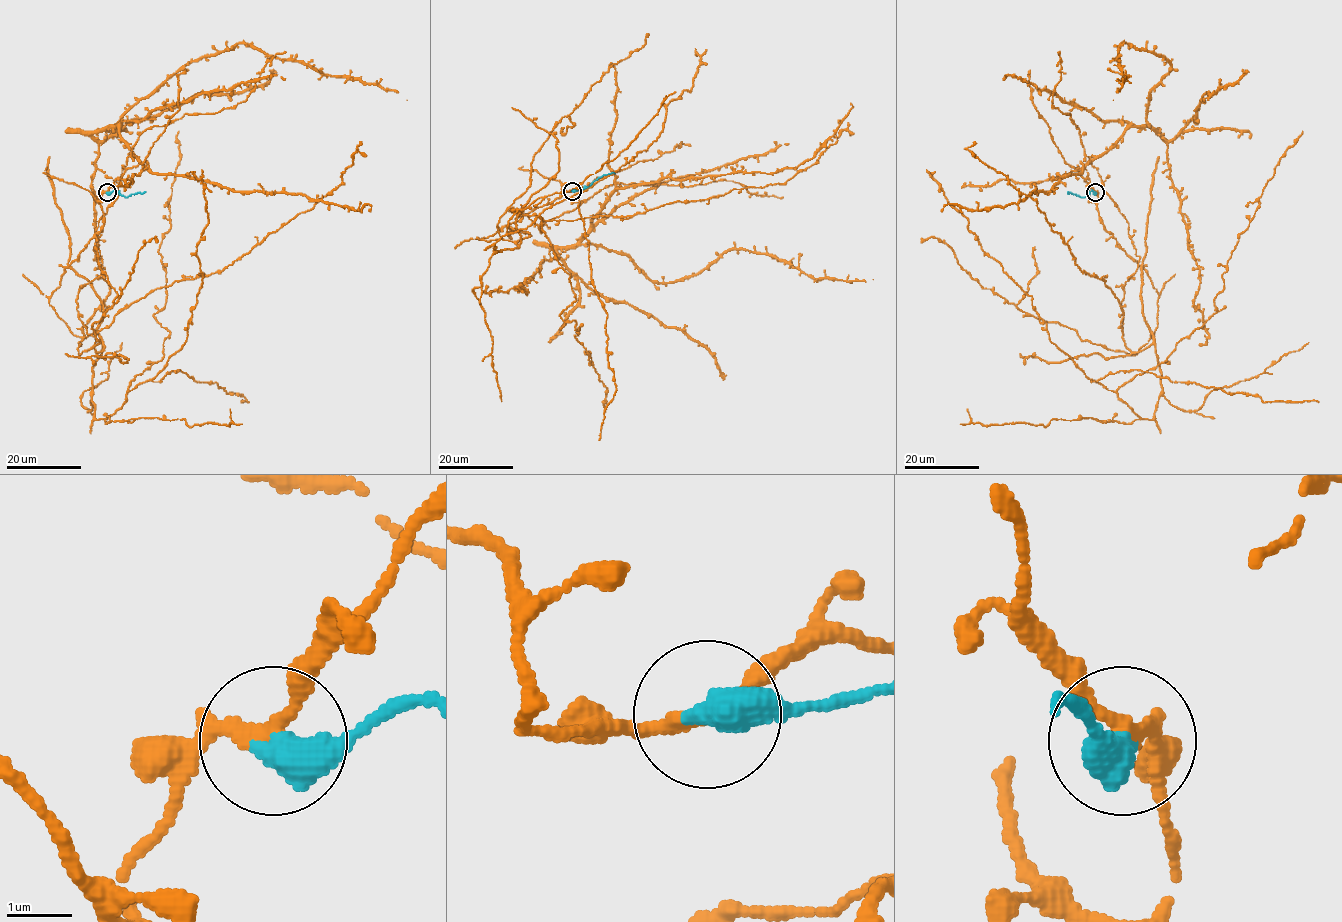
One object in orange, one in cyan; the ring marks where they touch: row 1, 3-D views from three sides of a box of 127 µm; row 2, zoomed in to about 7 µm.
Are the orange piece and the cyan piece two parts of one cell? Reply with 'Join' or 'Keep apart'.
Keep apart

